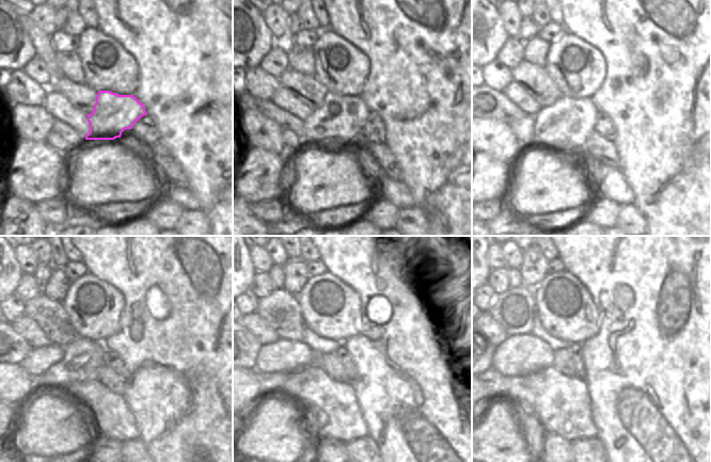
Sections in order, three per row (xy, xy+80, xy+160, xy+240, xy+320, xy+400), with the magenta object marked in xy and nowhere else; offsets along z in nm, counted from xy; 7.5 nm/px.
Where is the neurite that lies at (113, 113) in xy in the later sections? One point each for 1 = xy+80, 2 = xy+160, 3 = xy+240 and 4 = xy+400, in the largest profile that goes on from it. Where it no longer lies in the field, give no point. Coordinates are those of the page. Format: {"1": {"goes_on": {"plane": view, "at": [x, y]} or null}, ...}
{"1": {"goes_on": {"plane": "xy+80", "at": [341, 117]}}, "2": {"goes_on": {"plane": "xy+160", "at": [567, 123]}}, "3": {"goes_on": {"plane": "xy+240", "at": [82, 357]}}, "4": {"goes_on": {"plane": "xy+400", "at": [493, 382]}}}

